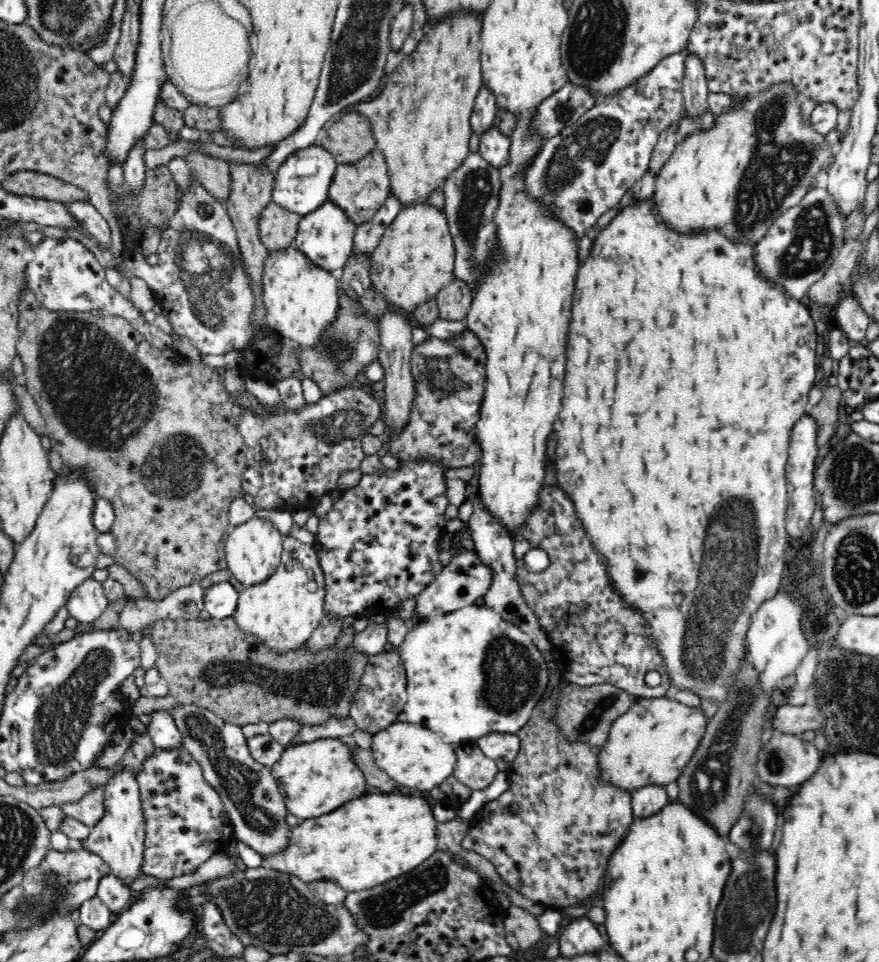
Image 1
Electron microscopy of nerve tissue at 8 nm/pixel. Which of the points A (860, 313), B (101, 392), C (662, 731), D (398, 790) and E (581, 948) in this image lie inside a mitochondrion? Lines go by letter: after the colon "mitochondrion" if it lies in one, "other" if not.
A: other
B: mitochondrion
C: other
D: other
E: other

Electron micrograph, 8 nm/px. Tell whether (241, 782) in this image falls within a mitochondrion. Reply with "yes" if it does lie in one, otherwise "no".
yes

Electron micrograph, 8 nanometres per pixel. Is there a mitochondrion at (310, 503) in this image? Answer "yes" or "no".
no

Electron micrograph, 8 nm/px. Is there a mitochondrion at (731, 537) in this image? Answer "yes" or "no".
yes

